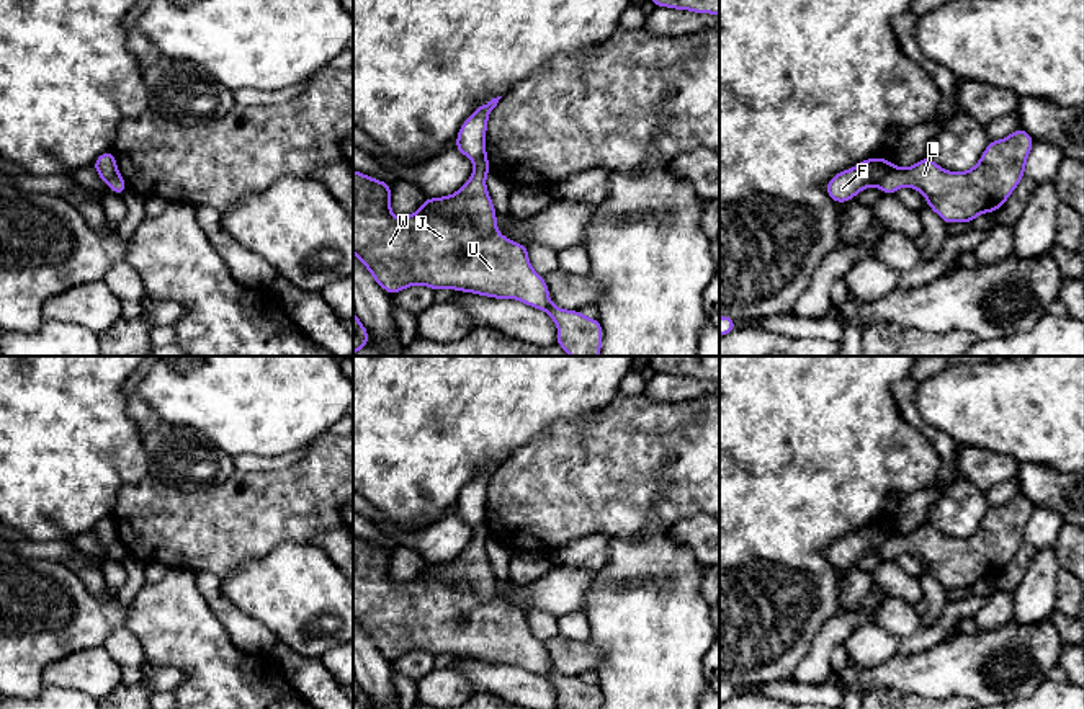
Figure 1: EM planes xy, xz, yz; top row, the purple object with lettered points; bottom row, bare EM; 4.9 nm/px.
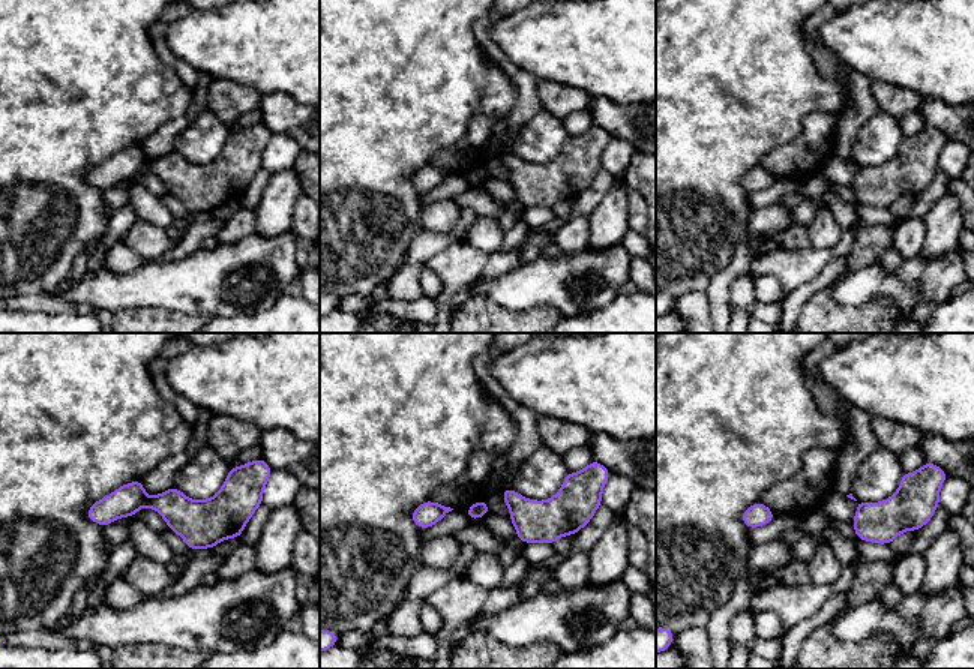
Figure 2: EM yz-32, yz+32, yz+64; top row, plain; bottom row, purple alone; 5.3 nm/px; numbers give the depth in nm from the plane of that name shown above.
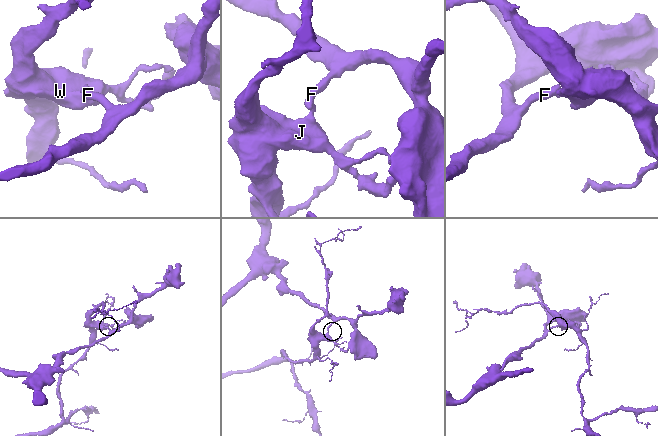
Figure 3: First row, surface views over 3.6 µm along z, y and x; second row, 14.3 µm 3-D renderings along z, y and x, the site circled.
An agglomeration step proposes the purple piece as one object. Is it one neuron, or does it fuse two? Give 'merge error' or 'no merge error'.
merge error

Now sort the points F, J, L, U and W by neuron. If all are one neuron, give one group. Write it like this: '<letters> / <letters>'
F / J L U W

